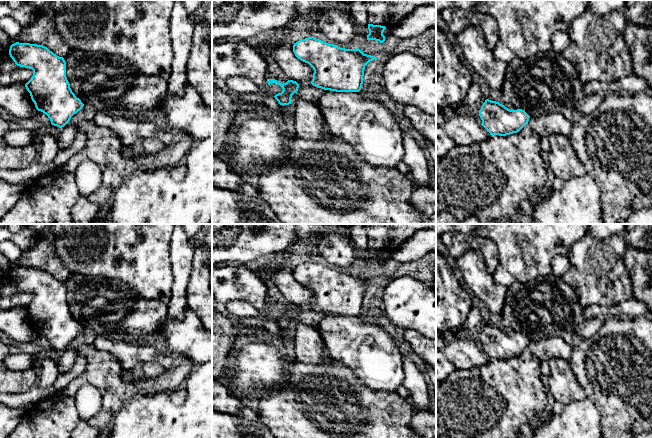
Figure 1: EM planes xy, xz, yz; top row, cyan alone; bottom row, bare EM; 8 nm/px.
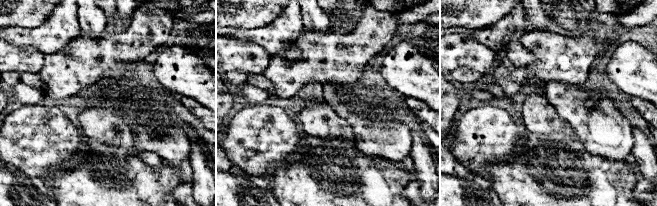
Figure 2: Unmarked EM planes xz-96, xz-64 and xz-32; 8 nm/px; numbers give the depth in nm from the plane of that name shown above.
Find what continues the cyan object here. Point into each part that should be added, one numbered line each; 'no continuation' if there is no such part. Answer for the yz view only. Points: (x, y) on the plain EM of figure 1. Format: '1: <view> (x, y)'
no continuation

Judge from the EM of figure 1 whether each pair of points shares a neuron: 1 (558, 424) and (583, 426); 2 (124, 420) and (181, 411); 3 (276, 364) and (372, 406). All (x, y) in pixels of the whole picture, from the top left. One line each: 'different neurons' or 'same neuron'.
1: same neuron
2: same neuron
3: different neurons

